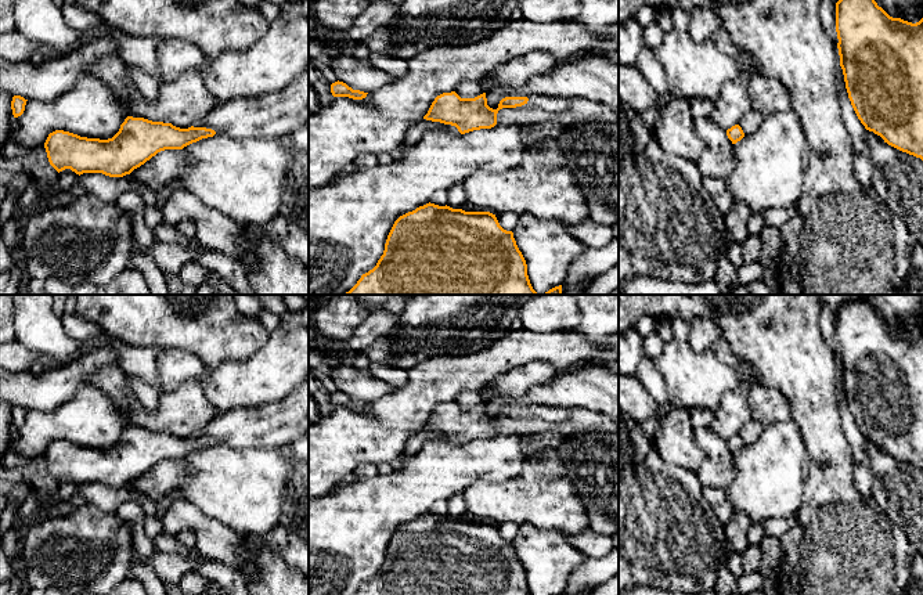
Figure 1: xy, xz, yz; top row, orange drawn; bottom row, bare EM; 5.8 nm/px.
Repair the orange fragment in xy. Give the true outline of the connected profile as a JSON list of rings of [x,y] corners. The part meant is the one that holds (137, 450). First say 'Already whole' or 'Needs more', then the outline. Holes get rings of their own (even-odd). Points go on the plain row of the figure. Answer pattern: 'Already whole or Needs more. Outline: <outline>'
Needs more. Outline: [[[309,378],[278,403],[219,412],[206,428],[188,439],[180,439],[172,433],[127,426],[112,448],[87,448],[69,441],[55,440],[48,444],[44,458],[50,475],[58,483],[71,479],[79,486],[83,483],[102,483],[109,487],[123,487],[161,461],[183,459],[202,448],[213,447],[216,443],[235,448],[281,448],[298,440],[306,432],[309,432]]]

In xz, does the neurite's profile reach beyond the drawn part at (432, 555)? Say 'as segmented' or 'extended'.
as segmented

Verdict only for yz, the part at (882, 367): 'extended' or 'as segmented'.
as segmented

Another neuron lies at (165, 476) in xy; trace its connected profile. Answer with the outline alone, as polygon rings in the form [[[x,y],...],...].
[[[165,459],[158,462],[129,486],[148,500],[158,502],[170,491],[176,491],[180,479],[190,475],[190,468],[181,459]]]

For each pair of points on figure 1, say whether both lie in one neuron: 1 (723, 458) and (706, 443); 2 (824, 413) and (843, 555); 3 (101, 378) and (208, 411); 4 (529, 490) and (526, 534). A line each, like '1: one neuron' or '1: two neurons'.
1: one neuron
2: one neuron
3: one neuron
4: two neurons

